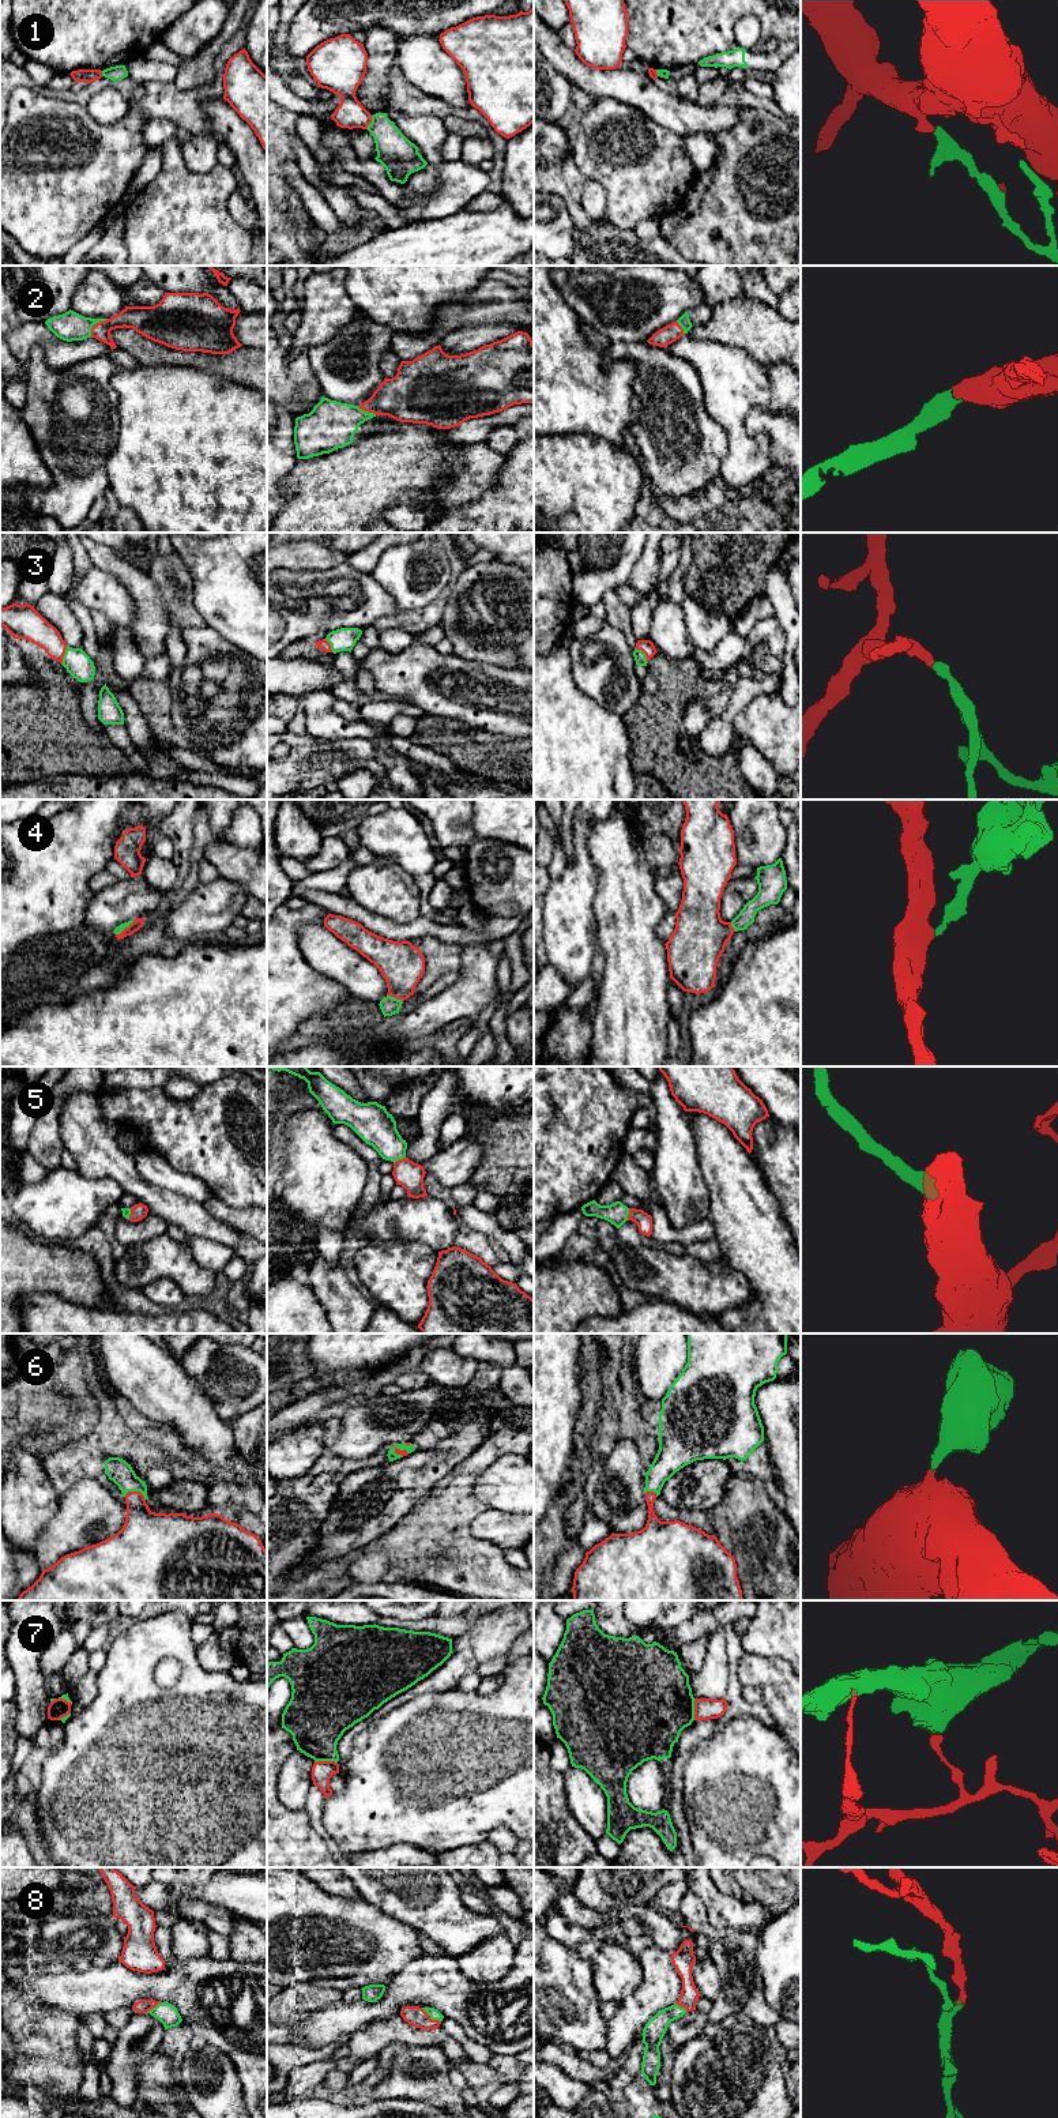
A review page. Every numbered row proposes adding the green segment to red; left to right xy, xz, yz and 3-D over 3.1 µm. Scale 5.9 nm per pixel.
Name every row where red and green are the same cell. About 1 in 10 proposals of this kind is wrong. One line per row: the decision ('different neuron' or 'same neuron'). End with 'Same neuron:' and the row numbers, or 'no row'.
1: different neuron
2: same neuron
3: same neuron
4: same neuron
5: same neuron
6: same neuron
7: different neuron
8: same neuron
Same neuron: 2, 3, 4, 5, 6, 8

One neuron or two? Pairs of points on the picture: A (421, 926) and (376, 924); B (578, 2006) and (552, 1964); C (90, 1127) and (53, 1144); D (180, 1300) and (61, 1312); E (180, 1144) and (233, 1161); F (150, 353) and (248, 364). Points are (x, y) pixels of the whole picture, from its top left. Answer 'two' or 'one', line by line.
A: one
B: one
C: two
D: two
E: one
F: one

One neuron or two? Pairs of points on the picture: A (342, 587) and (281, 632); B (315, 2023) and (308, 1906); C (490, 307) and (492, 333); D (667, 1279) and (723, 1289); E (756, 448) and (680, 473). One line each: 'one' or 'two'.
A: one
B: two
C: two
D: one
E: two

